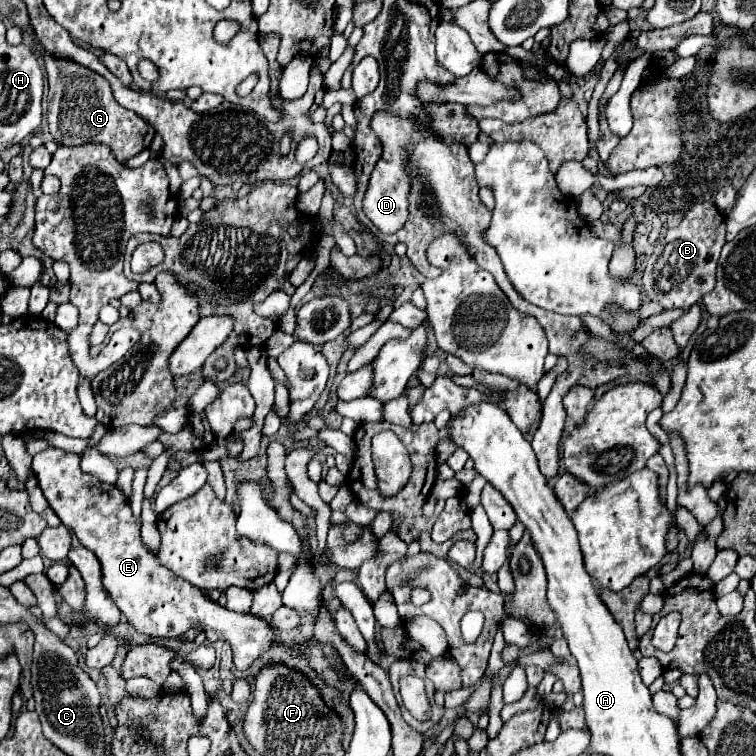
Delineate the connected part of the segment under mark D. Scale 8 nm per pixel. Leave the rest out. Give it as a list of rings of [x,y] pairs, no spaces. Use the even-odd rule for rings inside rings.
[[[377,112],[371,120],[371,128],[383,142],[383,156],[381,156],[381,164],[375,164],[367,192],[363,196],[363,212],[381,232],[393,234],[407,220],[407,192],[409,192],[407,164],[409,164],[409,160],[407,160],[405,146],[409,144],[413,124],[409,120],[391,116],[389,112]]]

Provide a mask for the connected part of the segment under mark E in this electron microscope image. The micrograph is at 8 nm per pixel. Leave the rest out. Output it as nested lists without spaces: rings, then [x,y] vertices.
[[[49,448],[33,456],[33,472],[39,478],[39,486],[49,502],[49,506],[55,510],[55,514],[61,518],[61,522],[75,532],[79,542],[89,548],[101,562],[101,580],[105,590],[109,592],[111,600],[115,606],[121,610],[121,614],[129,620],[129,624],[145,636],[151,638],[177,638],[179,634],[185,634],[189,628],[203,628],[207,634],[209,642],[217,640],[227,640],[233,650],[233,664],[237,670],[247,670],[263,652],[269,648],[277,646],[277,636],[273,634],[273,628],[267,624],[267,620],[251,614],[239,614],[239,612],[229,612],[227,608],[219,606],[215,600],[209,600],[209,596],[189,584],[187,580],[175,576],[167,566],[159,564],[157,554],[151,552],[143,542],[141,542],[141,518],[135,518],[129,506],[127,496],[111,484],[101,482],[99,478],[81,472],[79,468],[81,456],[57,448]]]

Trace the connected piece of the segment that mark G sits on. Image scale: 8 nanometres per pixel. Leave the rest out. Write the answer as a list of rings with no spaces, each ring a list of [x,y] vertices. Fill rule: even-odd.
[[[43,52],[45,56],[45,70],[47,70],[47,84],[49,84],[49,108],[47,108],[47,122],[49,132],[61,146],[81,146],[81,144],[107,144],[119,162],[133,158],[141,150],[151,146],[155,130],[135,112],[123,108],[113,98],[109,82],[79,66],[71,60],[57,60],[51,54]]]

